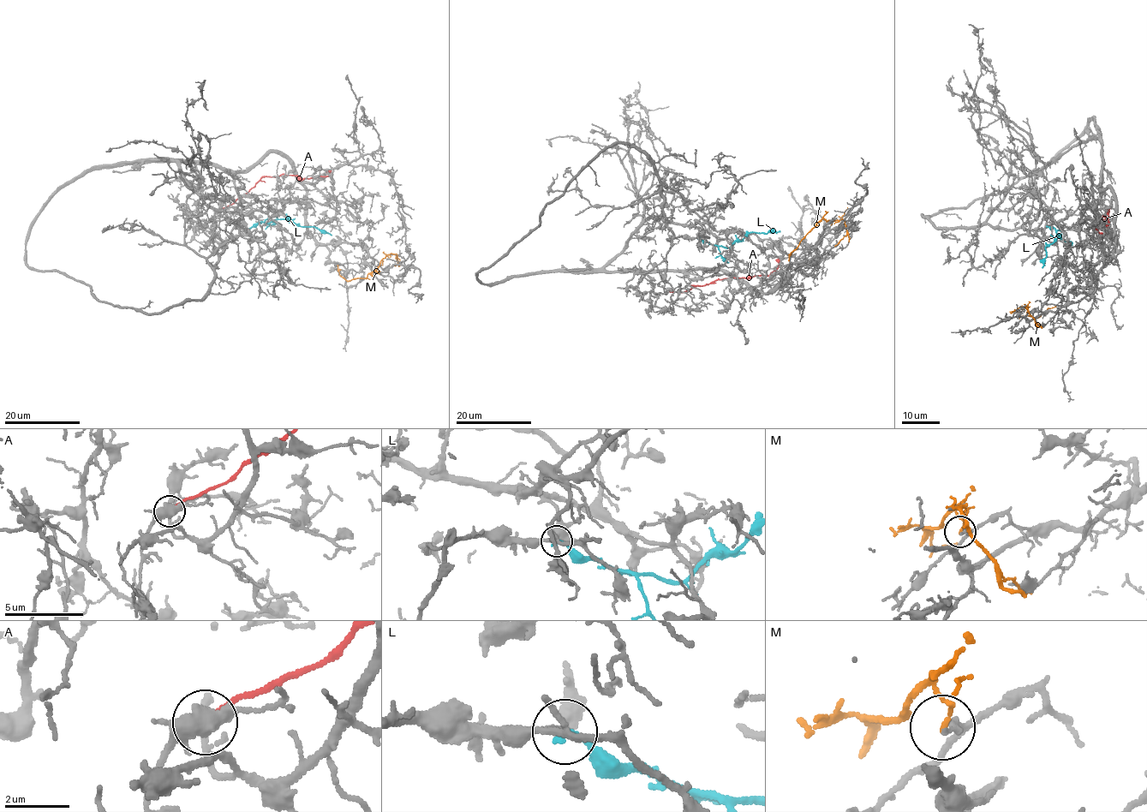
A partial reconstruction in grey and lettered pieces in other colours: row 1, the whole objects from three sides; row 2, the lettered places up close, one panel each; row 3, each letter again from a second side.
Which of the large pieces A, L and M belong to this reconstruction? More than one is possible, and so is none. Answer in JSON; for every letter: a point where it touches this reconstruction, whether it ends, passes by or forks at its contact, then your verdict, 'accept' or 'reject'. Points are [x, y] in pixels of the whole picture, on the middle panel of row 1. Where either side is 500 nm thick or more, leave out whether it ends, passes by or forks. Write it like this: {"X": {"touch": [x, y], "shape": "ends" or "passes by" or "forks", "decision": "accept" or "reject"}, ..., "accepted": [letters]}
{"A": {"touch": [671, 291], "shape": "ends", "decision": "reject"}, "L": {"touch": [699, 238], "shape": "ends", "decision": "accept"}, "M": {"touch": [832, 224], "shape": "ends", "decision": "reject"}, "accepted": ["L"]}

